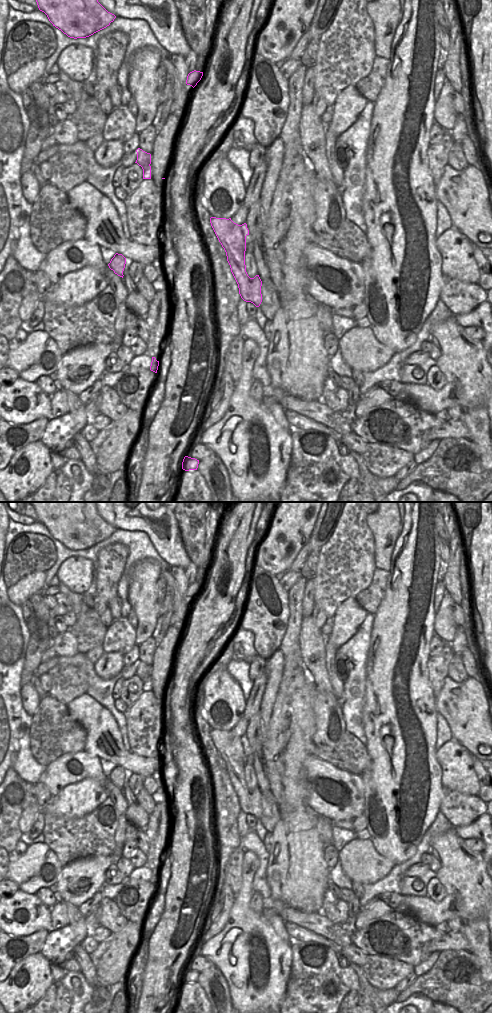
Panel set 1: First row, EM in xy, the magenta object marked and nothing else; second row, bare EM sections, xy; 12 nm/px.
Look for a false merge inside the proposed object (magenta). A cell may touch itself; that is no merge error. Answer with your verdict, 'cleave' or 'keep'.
cleave

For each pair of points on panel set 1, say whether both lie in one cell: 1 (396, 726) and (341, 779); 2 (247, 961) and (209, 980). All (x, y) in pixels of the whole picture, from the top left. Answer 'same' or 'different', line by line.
1: different
2: different

